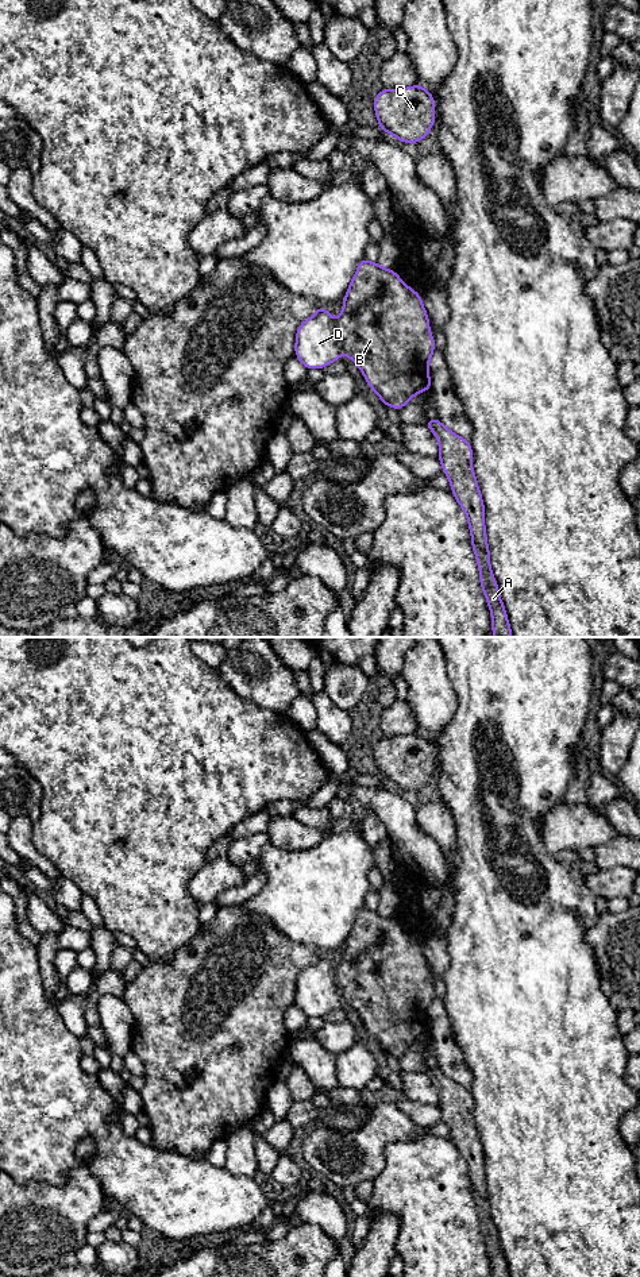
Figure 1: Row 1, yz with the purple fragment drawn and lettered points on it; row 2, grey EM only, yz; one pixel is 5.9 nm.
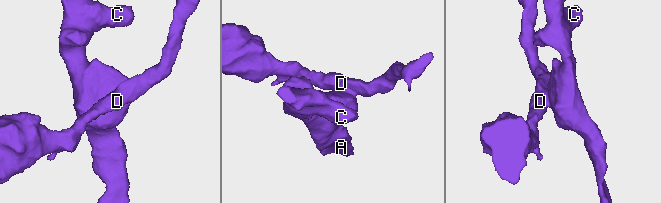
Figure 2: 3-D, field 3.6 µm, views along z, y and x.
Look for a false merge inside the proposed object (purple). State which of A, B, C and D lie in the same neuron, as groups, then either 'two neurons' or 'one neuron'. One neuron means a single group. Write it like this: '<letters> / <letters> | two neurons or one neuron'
A B C / D | two neurons

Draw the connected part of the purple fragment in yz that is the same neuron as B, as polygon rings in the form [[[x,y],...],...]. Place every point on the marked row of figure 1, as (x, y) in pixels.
[[[361,259],[336,320],[339,344],[359,367],[367,385],[388,406],[401,410],[420,391],[431,391],[428,363],[435,351],[429,317],[417,290],[377,262]]]

